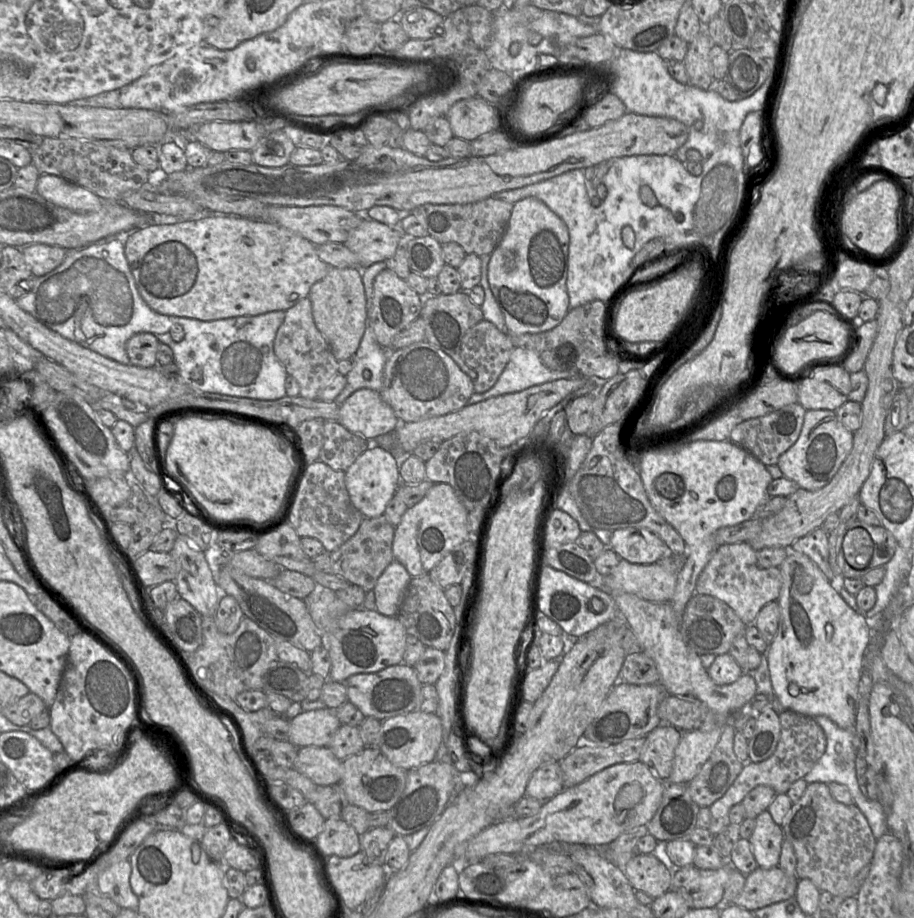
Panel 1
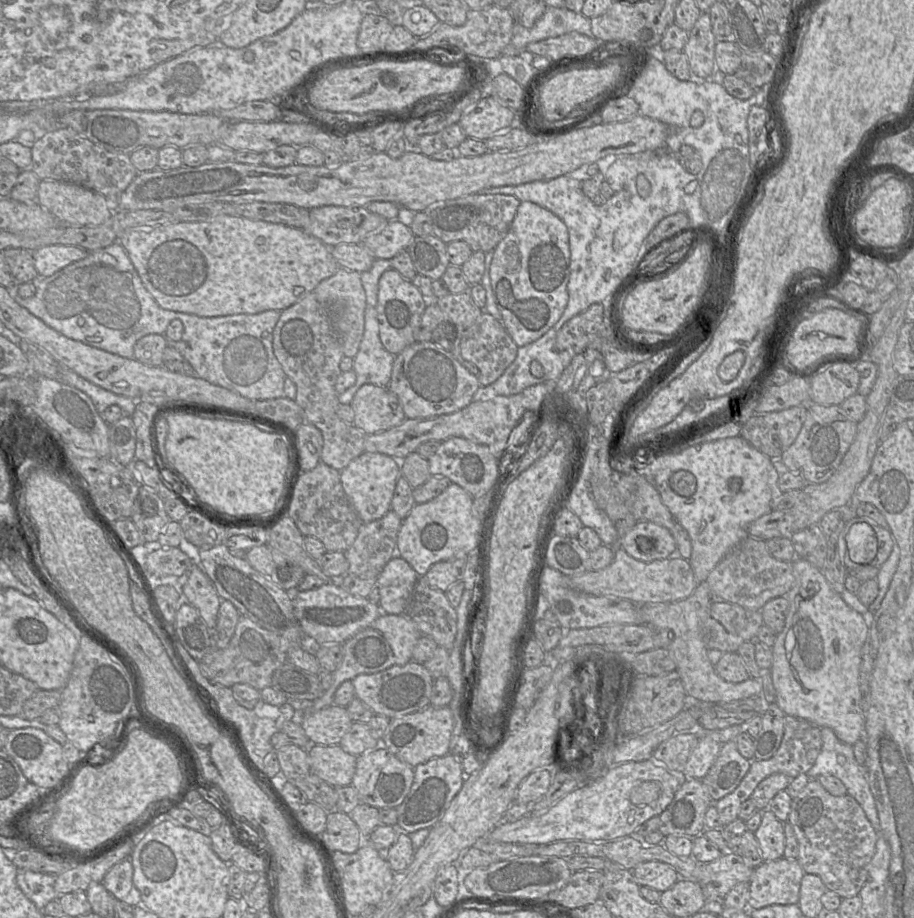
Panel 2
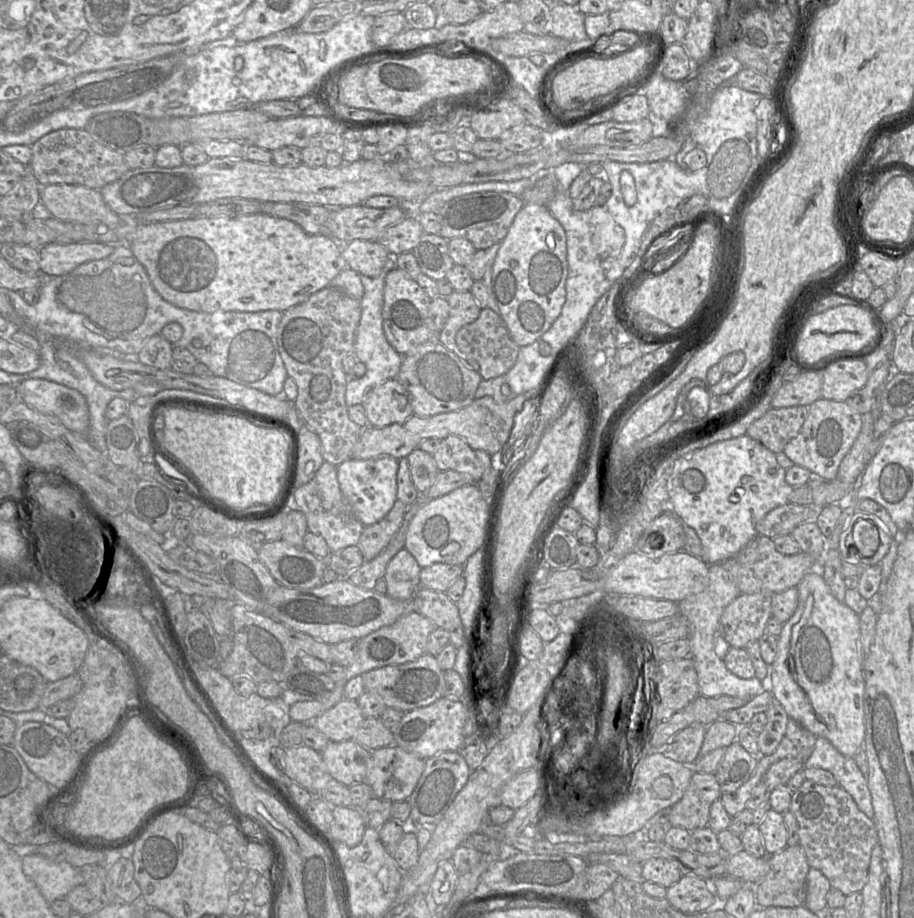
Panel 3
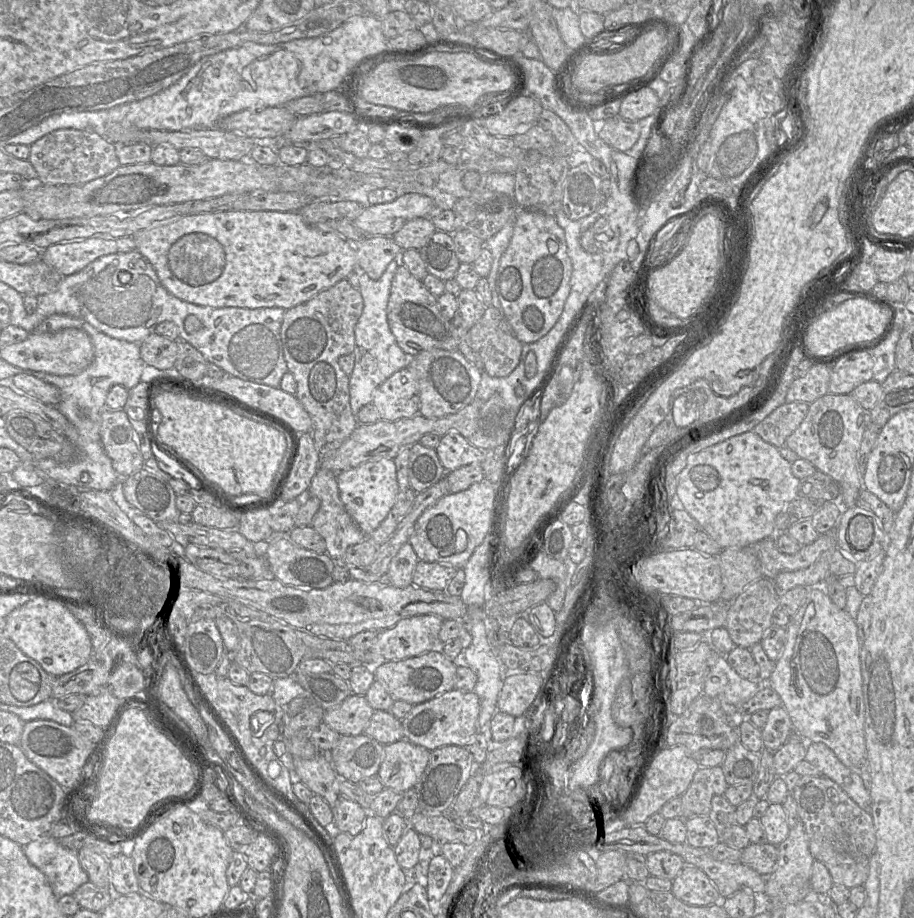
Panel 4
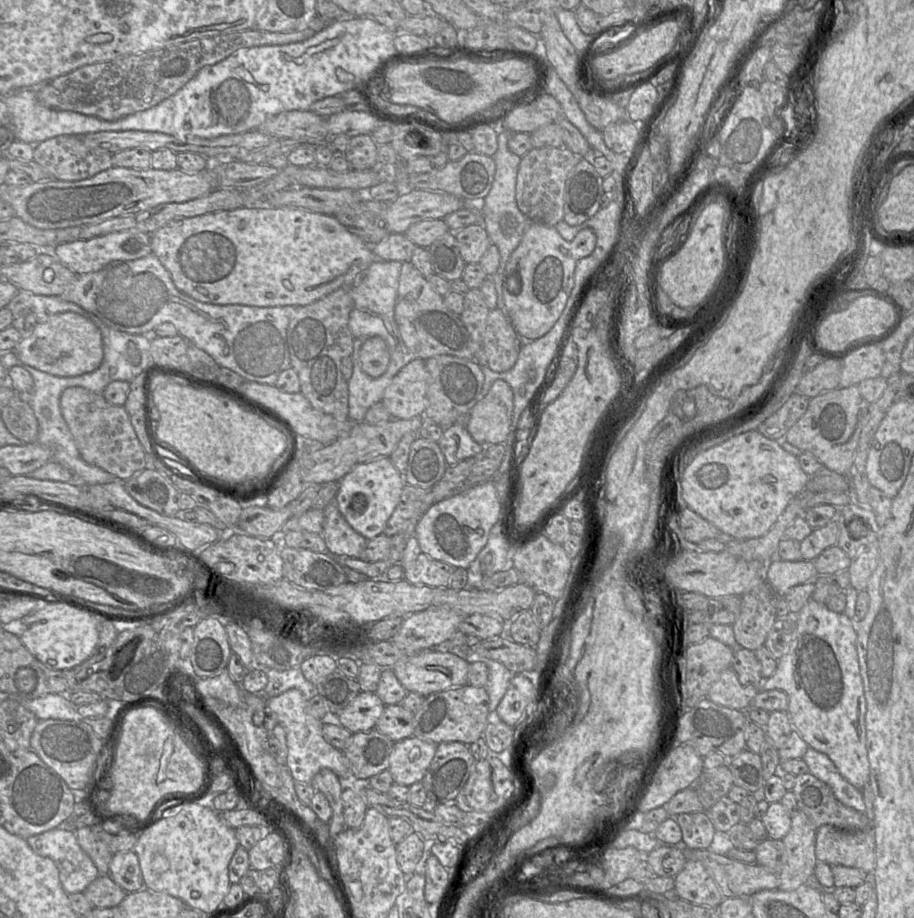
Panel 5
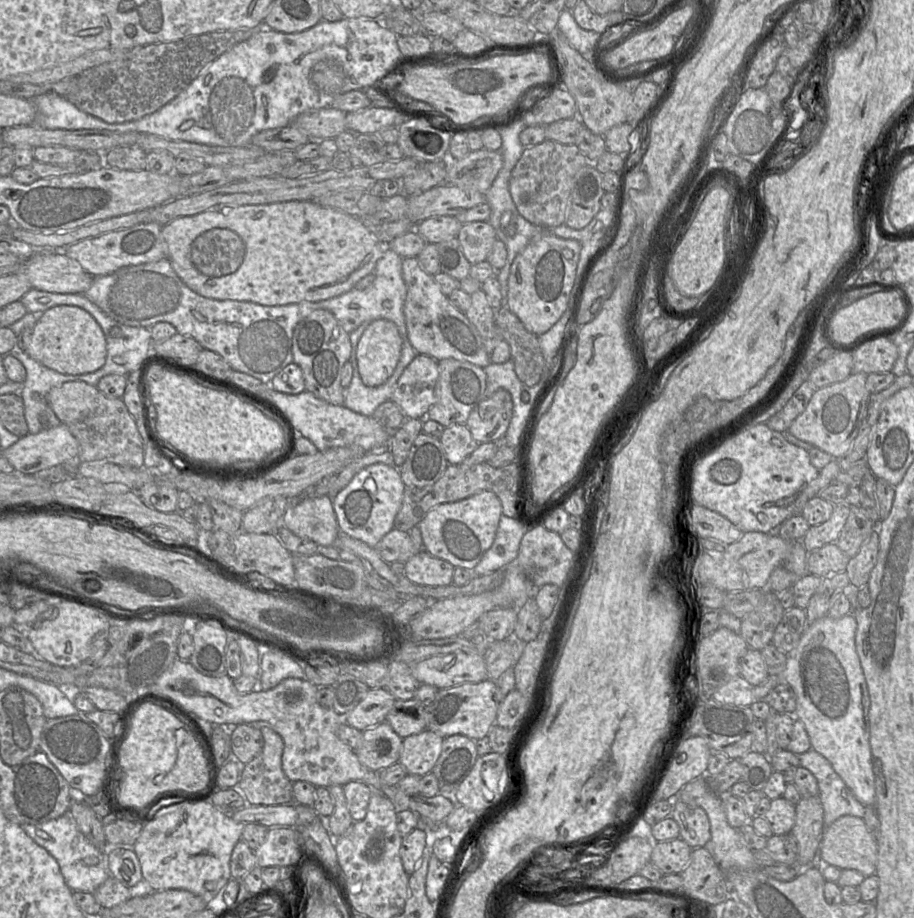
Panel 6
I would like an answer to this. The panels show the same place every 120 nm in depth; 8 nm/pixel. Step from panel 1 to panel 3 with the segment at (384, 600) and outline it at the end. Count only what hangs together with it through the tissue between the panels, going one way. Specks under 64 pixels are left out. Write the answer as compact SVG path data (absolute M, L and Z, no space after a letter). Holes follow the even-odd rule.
M402 548L386 567L384 574L386 594L393 599L410 601L421 587L420 571L421 567L415 558Z

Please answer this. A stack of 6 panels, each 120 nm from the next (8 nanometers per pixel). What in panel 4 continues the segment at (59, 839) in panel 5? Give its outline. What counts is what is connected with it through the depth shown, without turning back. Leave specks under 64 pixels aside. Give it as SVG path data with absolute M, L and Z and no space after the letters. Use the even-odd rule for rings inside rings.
M42 835L23 848L29 862L44 874L57 898L72 895L82 884L89 881L87 873L81 867L78 851L70 850L62 846L58 840L52 836Z

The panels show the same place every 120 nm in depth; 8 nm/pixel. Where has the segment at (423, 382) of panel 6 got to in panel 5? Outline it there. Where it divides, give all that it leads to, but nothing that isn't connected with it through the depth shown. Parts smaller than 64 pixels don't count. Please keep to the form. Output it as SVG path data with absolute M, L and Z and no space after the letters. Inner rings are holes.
M415 358L386 387L381 402L394 419L421 417L427 407L425 360Z

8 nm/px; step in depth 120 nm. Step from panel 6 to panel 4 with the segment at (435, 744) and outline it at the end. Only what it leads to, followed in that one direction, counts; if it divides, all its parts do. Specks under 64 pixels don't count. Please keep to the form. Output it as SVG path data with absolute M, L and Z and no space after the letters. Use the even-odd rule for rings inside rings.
M401 739L384 746L384 759L377 776L384 788L403 793L414 787L429 759L428 749Z

